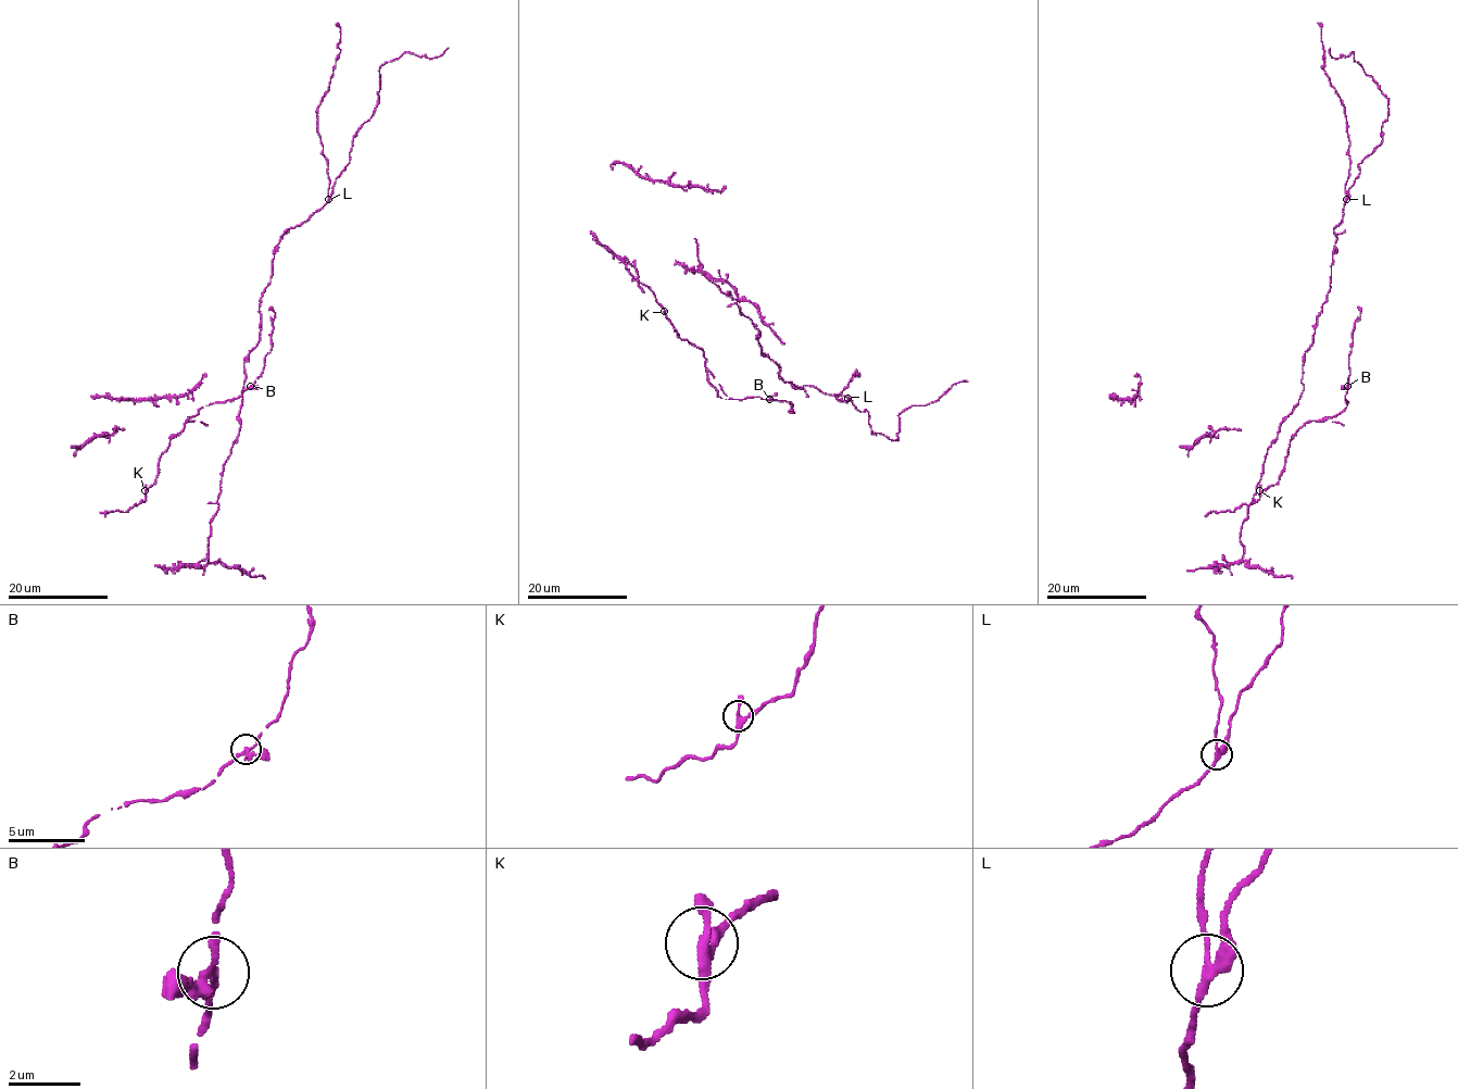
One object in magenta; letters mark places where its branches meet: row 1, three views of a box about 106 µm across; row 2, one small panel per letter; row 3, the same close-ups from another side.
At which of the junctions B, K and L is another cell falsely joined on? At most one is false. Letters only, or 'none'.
L

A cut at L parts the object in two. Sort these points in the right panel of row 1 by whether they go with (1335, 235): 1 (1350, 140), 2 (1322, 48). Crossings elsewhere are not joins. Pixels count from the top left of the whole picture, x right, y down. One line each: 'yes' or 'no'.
1: no
2: no

